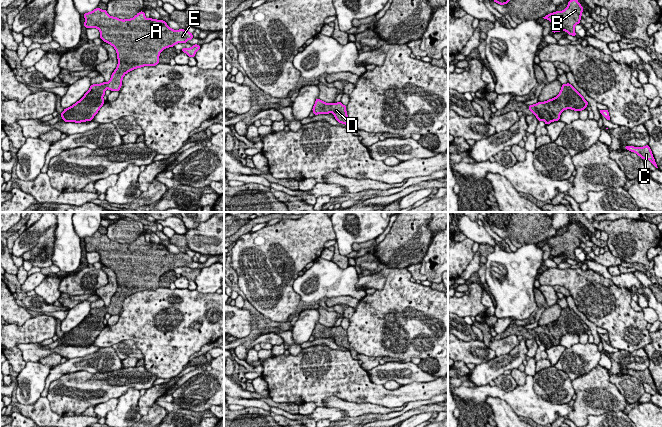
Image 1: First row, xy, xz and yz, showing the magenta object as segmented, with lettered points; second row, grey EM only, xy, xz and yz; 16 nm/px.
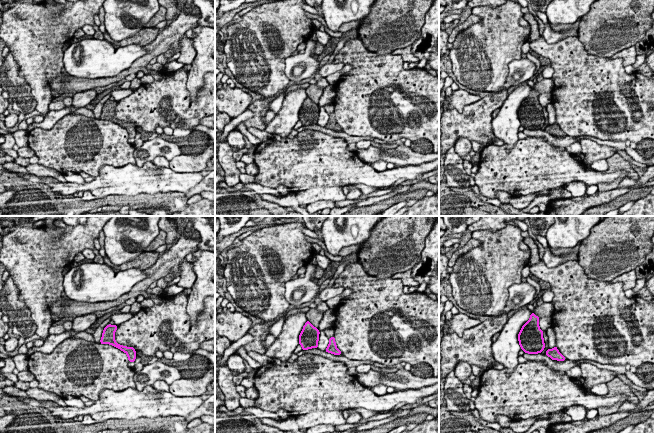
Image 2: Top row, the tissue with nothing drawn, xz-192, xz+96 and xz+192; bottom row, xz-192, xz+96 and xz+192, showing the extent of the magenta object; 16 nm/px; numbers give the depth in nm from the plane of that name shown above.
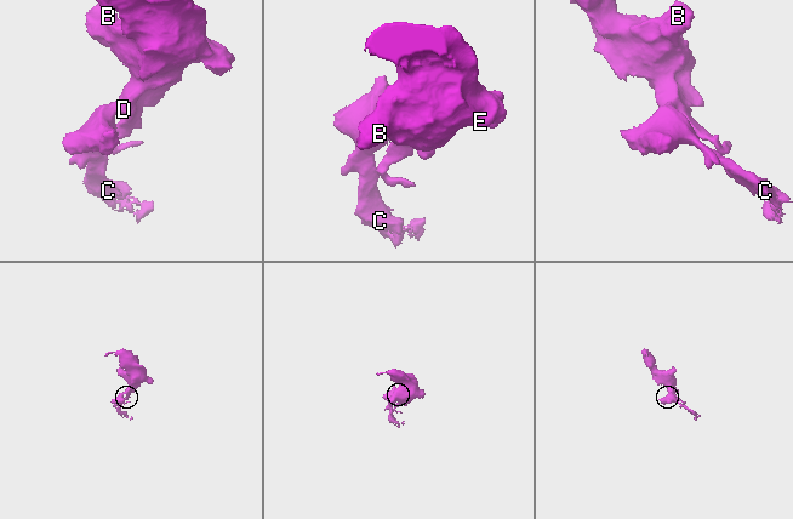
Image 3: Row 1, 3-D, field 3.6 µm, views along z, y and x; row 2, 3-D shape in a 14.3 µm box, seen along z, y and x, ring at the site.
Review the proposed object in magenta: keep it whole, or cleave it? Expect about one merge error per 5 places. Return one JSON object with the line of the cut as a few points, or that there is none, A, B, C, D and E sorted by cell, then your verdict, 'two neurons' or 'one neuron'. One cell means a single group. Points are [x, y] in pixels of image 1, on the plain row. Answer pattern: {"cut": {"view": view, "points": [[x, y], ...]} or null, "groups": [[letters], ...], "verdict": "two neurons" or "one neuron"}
{"cut": null, "groups": [["A", "B", "C", "D", "E"]], "verdict": "one neuron"}

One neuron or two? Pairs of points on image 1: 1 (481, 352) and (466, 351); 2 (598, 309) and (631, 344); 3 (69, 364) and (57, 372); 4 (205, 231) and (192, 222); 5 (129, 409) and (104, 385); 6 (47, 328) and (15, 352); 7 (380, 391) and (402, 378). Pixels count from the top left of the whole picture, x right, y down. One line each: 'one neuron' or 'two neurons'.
1: one neuron
2: one neuron
3: one neuron
4: two neurons
5: two neurons
6: one neuron
7: two neurons

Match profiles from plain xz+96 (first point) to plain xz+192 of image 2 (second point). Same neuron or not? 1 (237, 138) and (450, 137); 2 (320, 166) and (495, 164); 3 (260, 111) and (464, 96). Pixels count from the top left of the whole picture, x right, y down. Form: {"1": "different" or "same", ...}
{"1": "different", "2": "same", "3": "different"}

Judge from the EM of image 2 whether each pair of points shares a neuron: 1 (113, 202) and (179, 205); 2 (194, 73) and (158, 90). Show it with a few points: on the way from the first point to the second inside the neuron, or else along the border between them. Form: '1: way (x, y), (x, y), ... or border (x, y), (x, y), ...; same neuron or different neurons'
1: way (129, 200), (163, 200); same neuron
2: border (188, 71), (186, 89), (191, 99); different neurons

